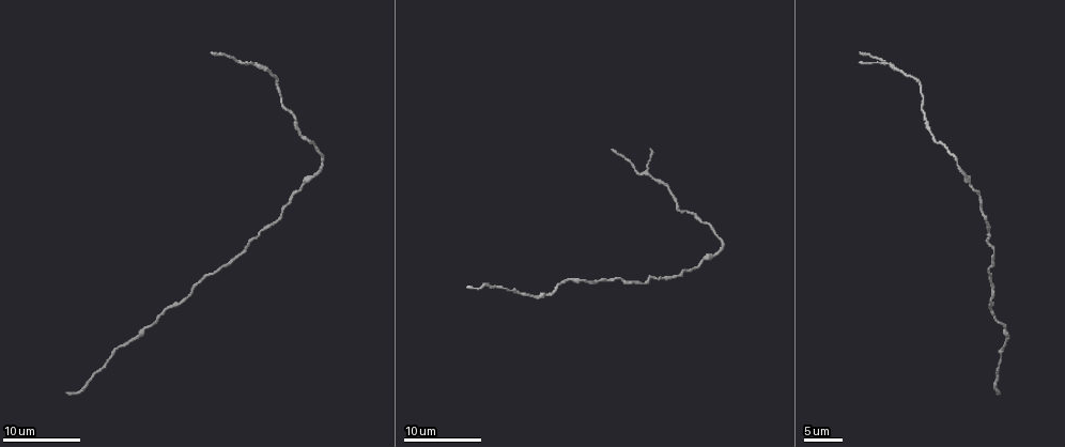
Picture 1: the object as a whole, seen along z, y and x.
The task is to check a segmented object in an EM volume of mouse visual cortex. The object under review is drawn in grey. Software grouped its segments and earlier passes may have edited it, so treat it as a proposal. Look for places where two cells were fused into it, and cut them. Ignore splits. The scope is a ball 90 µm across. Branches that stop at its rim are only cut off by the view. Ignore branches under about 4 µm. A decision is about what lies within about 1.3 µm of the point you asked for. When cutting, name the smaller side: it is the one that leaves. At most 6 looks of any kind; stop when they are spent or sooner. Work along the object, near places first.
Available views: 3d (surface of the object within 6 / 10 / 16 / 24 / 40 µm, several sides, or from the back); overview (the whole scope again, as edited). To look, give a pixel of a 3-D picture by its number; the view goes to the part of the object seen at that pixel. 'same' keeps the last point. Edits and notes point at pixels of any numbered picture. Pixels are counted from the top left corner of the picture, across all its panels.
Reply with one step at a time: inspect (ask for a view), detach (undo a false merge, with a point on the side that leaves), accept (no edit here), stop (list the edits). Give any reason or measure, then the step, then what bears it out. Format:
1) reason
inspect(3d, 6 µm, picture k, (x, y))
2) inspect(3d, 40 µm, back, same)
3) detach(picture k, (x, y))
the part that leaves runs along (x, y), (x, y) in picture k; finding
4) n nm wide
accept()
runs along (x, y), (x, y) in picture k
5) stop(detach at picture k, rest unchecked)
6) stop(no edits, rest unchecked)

sudden change in width
inspect(3d, 6 µm, picture 1, (718, 256))

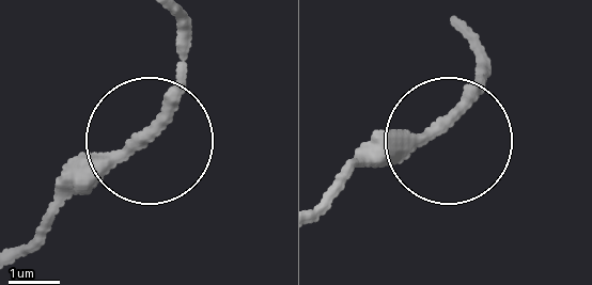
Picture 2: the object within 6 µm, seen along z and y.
inspect(3d, 6 µm, back, picture 2, (440, 125))

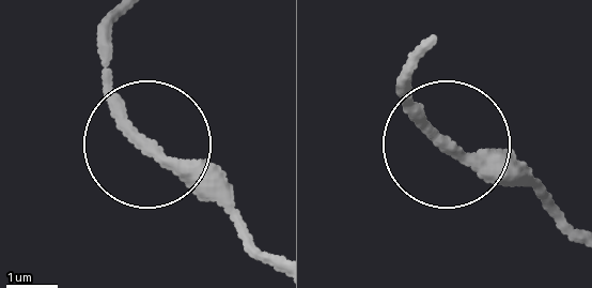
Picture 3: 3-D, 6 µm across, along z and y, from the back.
accept()
one cell here

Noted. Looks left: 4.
sudden change in width
inspect(3d, 6 µm, picture 1, (923, 117))

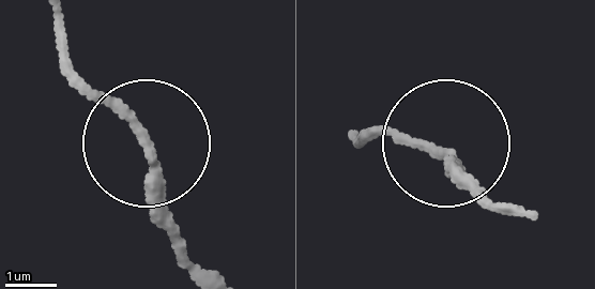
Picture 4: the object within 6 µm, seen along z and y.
inspect(3d, 6 µm, back, picture 4, (146, 144))

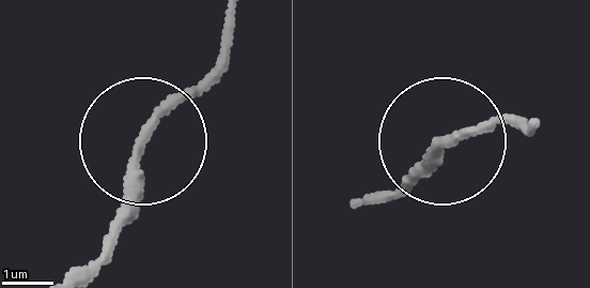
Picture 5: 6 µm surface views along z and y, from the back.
accept()
runs along (81, 271), (128, 168), (231, 45) in picture 5; all the same cell

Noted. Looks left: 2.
calibre changes
inspect(3d, 6 µm, picture 1, (679, 210))

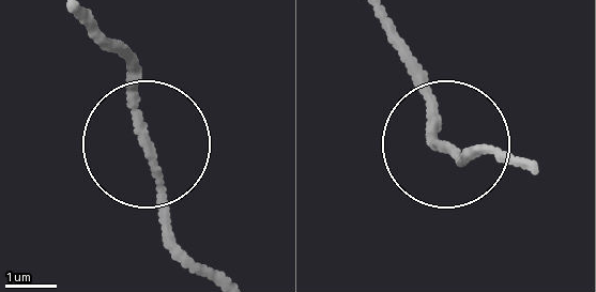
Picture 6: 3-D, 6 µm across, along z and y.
accept()
runs along (195, 269), (169, 230), (122, 43) in picture 6; continuous, no second cell

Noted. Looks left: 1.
stop(no edits, rest unchecked)

